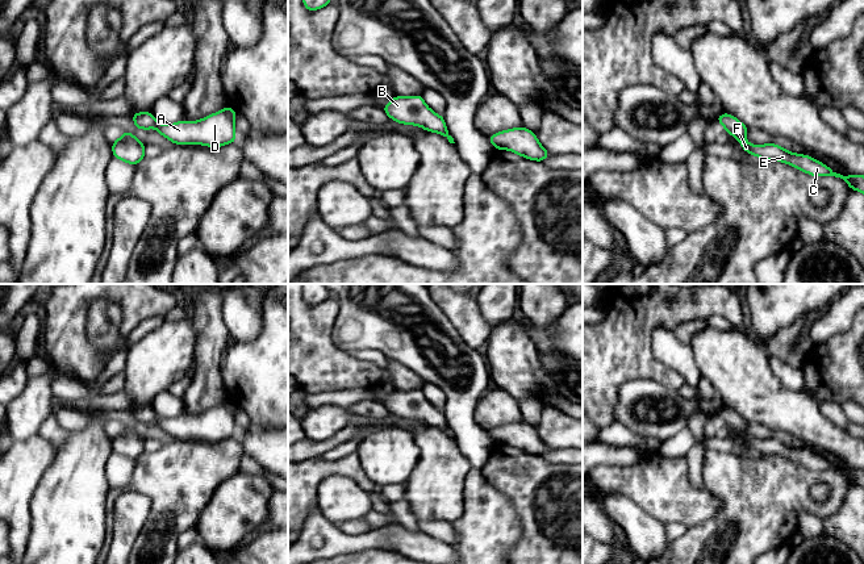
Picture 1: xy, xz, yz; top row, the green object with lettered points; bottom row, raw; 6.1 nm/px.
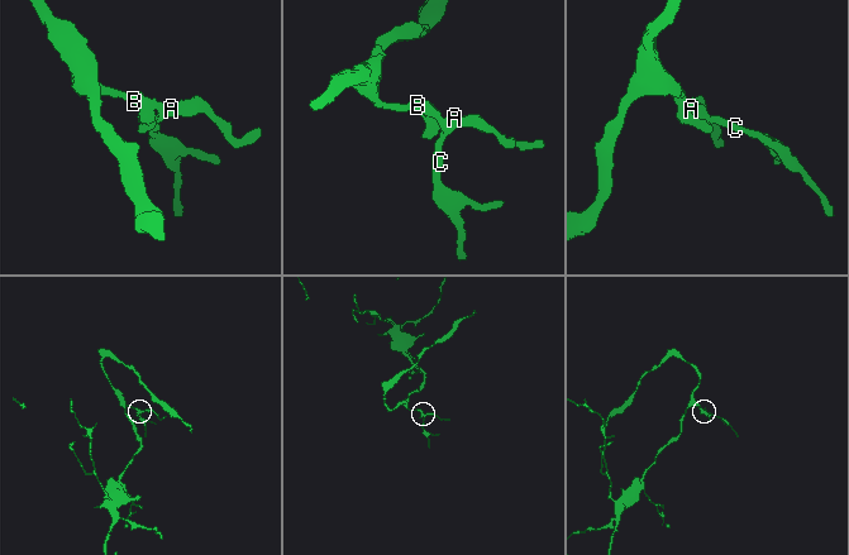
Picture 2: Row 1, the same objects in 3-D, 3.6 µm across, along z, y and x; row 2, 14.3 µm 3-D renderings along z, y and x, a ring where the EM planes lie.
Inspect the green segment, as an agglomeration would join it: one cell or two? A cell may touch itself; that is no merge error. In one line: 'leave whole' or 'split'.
leave whole

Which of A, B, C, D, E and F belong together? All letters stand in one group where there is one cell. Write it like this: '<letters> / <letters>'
A B C D E F

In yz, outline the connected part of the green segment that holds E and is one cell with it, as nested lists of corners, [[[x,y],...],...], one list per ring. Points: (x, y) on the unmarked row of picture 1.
[[[727,406],[725,409],[719,409],[715,415],[721,417],[725,422],[725,426],[734,430],[742,439],[743,446],[751,450],[759,451],[763,455],[780,455],[811,471],[840,472],[850,480],[852,485],[860,485],[864,488],[864,469],[851,468],[850,471],[843,471],[809,450],[786,446],[784,442],[776,438],[750,439],[746,434],[746,429],[750,422],[743,419],[736,411]]]

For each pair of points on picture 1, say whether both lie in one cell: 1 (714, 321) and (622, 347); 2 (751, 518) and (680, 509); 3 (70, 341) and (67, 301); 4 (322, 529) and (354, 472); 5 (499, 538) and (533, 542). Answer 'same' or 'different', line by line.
1: different
2: different
3: same
4: different
5: different

